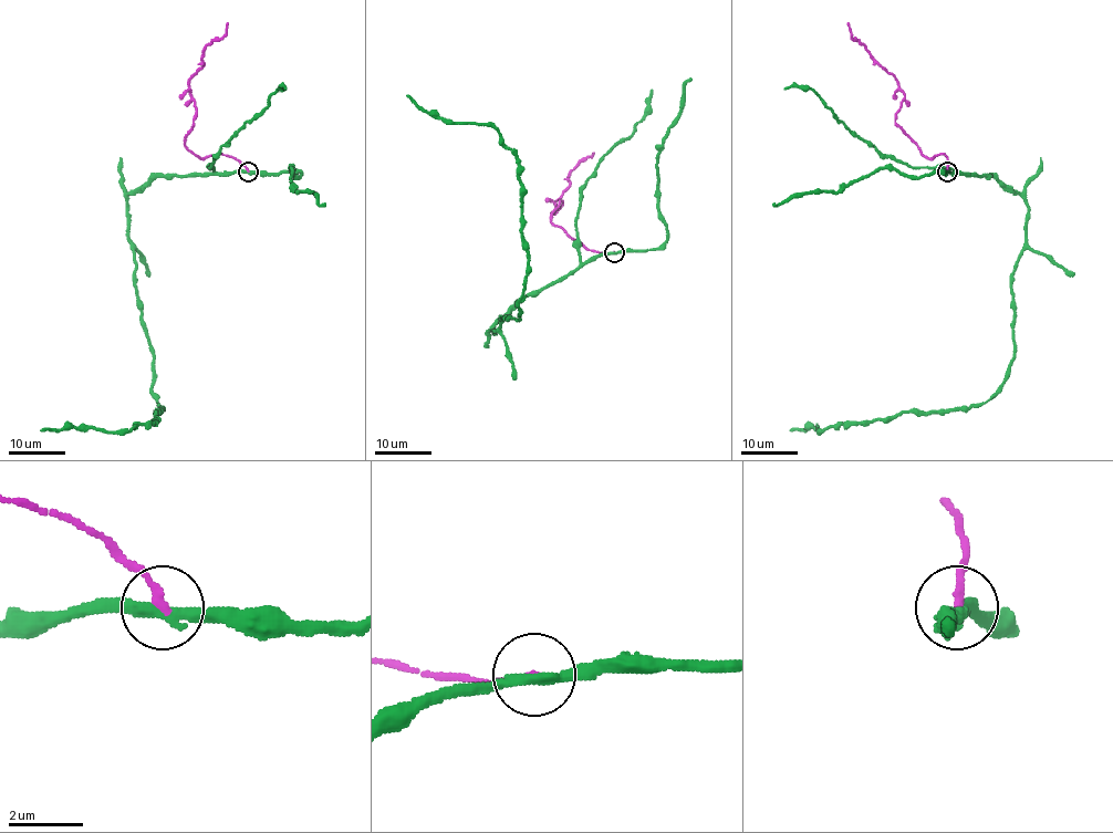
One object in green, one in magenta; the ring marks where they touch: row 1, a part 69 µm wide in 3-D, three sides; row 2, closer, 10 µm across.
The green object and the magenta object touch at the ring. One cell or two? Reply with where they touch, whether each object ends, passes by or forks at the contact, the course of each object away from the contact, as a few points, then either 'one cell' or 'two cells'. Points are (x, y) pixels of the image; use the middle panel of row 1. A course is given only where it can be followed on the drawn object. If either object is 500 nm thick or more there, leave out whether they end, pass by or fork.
at (614, 252); green passes by; magenta ends there; green runs (613, 252), (530, 292), (492, 333), (518, 319), (528, 273), (518, 158), (491, 126), (406, 95); magenta runs (613, 252), (586, 249), (551, 221), (570, 184), (568, 174), (593, 153); two cells

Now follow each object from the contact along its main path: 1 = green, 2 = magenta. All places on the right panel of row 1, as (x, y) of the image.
1: (947, 172), (996, 176), (1028, 208), (1027, 241), (1012, 273), (1008, 377), (968, 407), (790, 429)
2: (947, 172), (944, 154), (926, 157), (895, 122), (905, 96), (897, 81), (852, 37), (848, 22)

